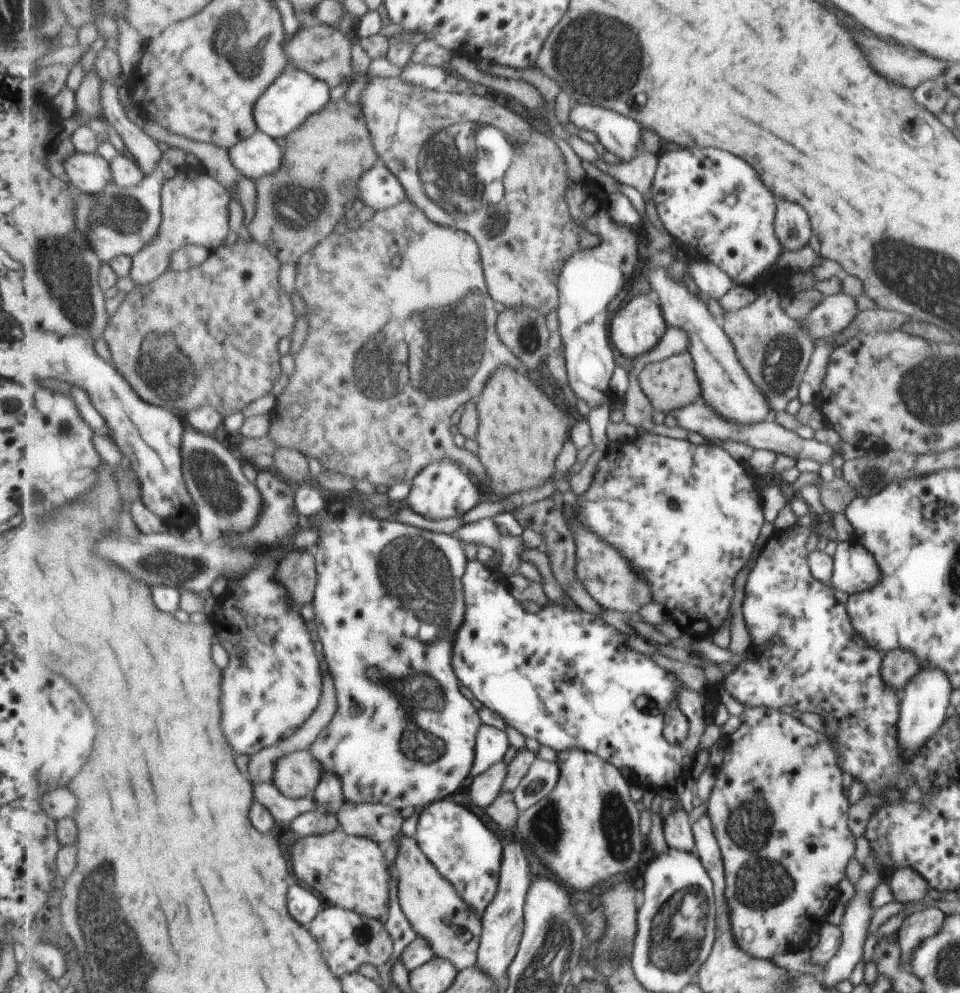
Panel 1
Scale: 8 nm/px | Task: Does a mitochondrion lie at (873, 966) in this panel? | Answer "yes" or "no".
no

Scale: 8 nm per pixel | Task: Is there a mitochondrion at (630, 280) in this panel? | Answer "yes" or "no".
no

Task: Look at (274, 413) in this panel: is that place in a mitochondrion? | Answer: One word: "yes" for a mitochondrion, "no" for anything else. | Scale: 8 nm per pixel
no

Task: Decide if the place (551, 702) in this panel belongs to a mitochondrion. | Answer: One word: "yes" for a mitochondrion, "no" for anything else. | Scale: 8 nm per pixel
no

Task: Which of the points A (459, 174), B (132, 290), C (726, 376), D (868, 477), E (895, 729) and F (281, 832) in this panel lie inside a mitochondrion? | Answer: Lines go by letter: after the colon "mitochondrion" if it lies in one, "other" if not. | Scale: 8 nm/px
A: mitochondrion
B: other
C: mitochondrion
D: mitochondrion
E: other
F: other

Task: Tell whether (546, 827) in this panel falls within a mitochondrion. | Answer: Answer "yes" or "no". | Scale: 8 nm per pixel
yes

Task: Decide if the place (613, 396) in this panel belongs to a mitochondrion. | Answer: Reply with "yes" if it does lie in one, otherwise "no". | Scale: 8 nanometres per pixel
no

